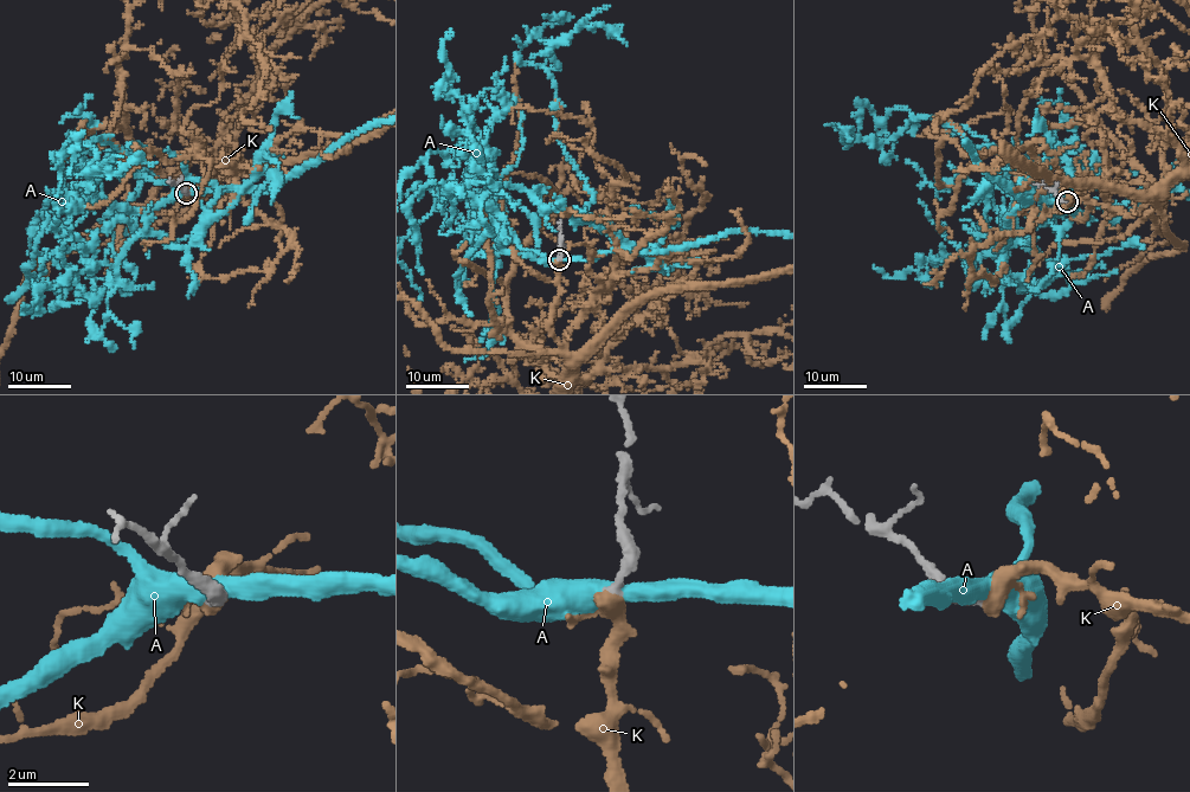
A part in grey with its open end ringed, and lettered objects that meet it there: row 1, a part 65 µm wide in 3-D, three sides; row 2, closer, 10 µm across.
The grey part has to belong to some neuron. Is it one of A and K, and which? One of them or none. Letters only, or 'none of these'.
K

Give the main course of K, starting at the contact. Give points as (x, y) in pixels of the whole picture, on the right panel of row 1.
K: (1066, 200), (1136, 214), (1155, 201), (1184, 242), (1138, 263), (1110, 301)

